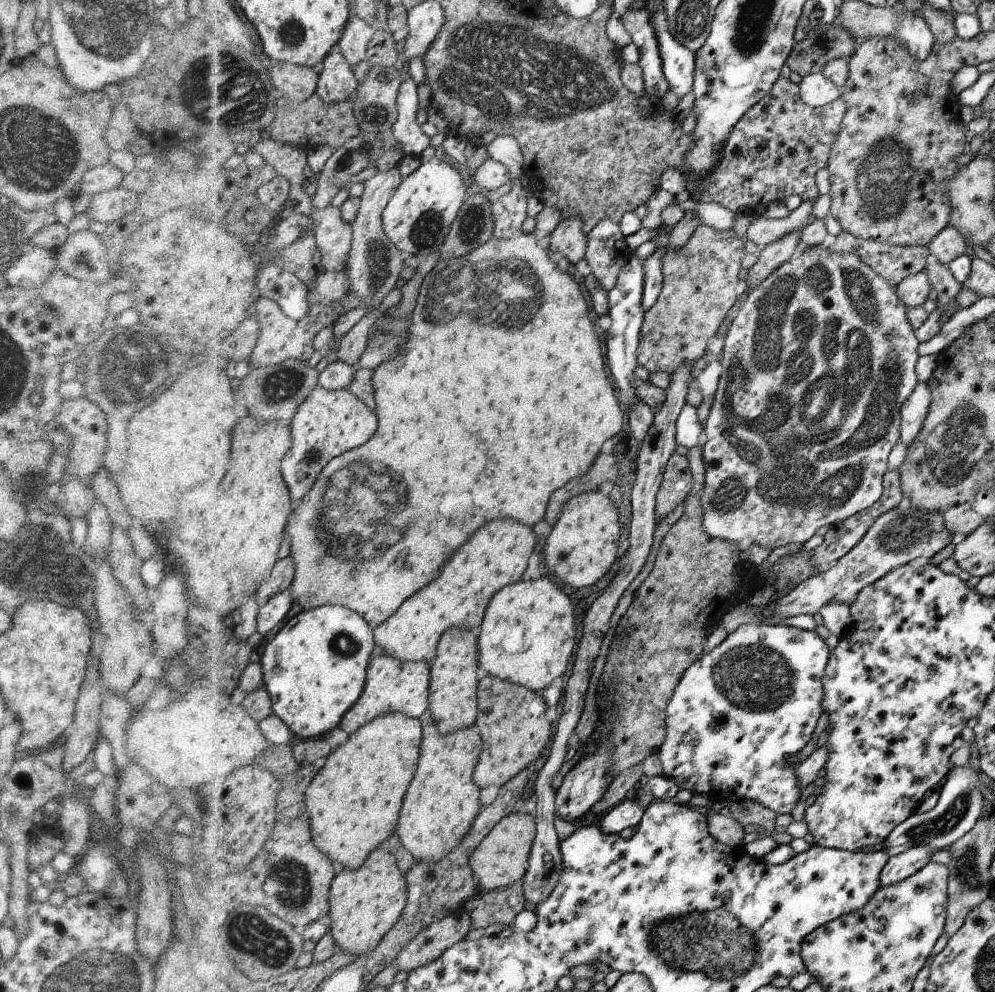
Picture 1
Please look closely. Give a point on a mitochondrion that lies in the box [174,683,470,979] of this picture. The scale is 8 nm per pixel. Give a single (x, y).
(257, 937)

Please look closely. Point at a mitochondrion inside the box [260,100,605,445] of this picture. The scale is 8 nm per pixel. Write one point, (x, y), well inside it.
(500, 289)

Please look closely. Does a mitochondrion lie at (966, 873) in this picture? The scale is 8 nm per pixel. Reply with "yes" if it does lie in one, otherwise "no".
yes

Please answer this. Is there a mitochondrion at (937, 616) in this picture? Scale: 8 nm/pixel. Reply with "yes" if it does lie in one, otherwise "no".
no

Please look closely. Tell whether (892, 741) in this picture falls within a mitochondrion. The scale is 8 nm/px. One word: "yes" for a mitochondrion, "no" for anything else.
no

